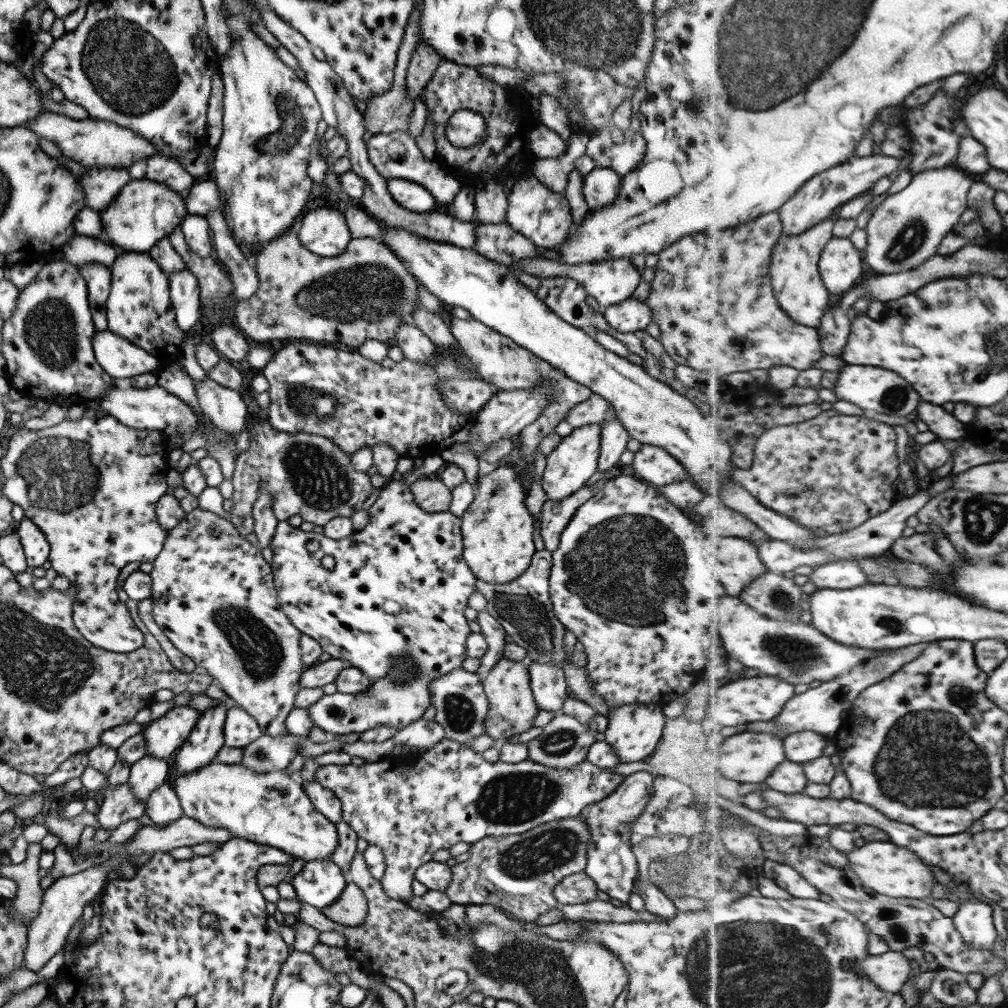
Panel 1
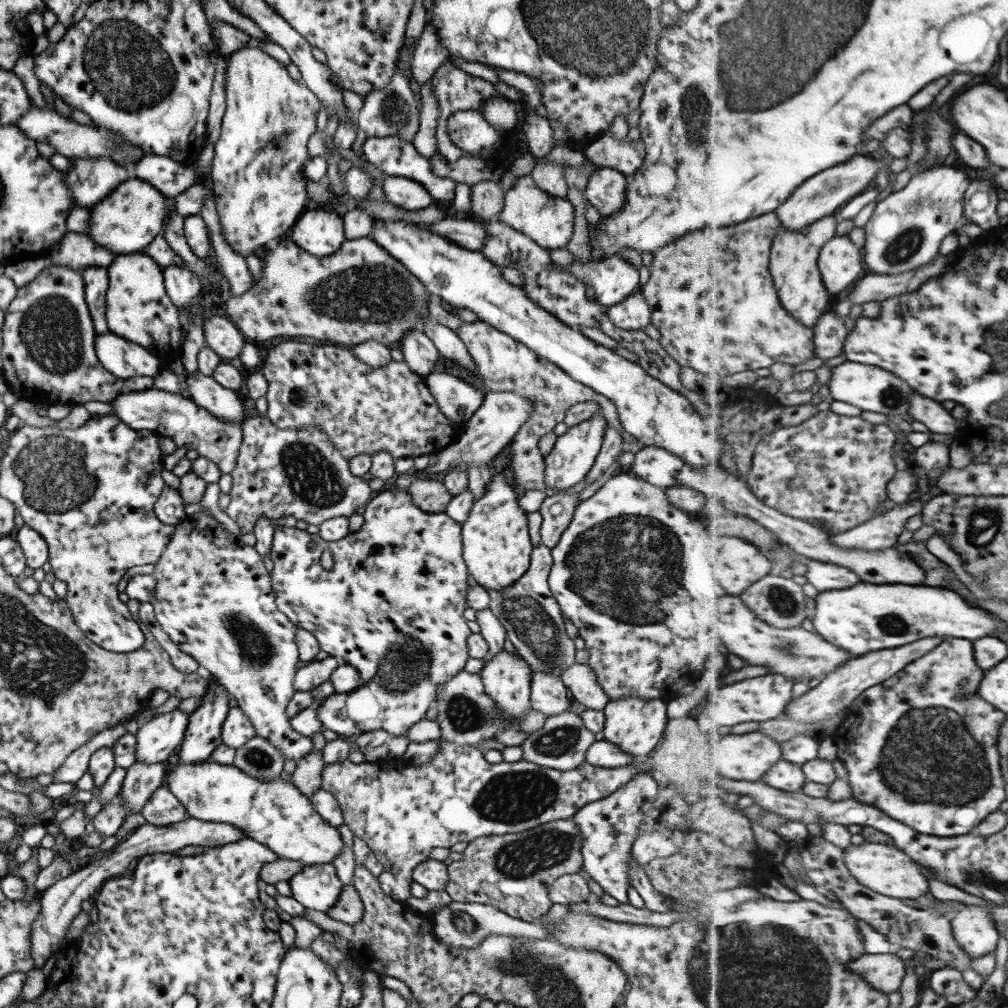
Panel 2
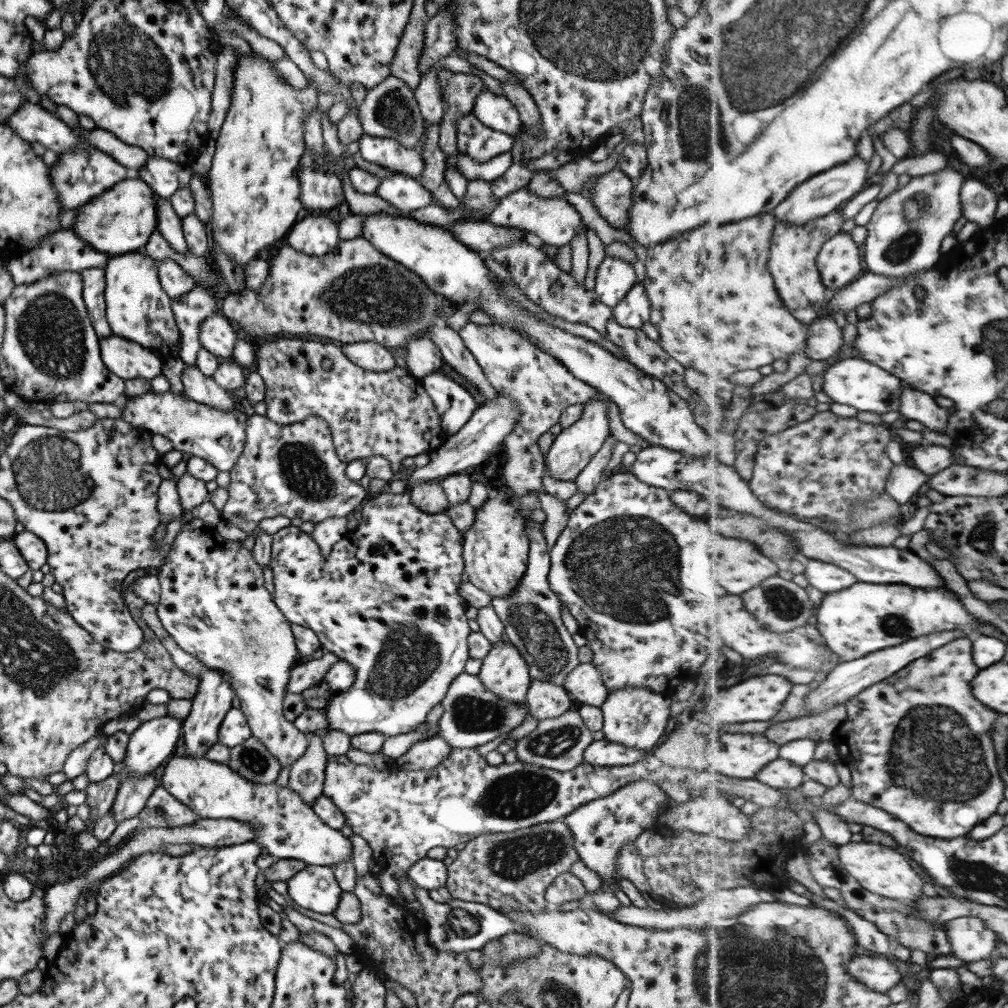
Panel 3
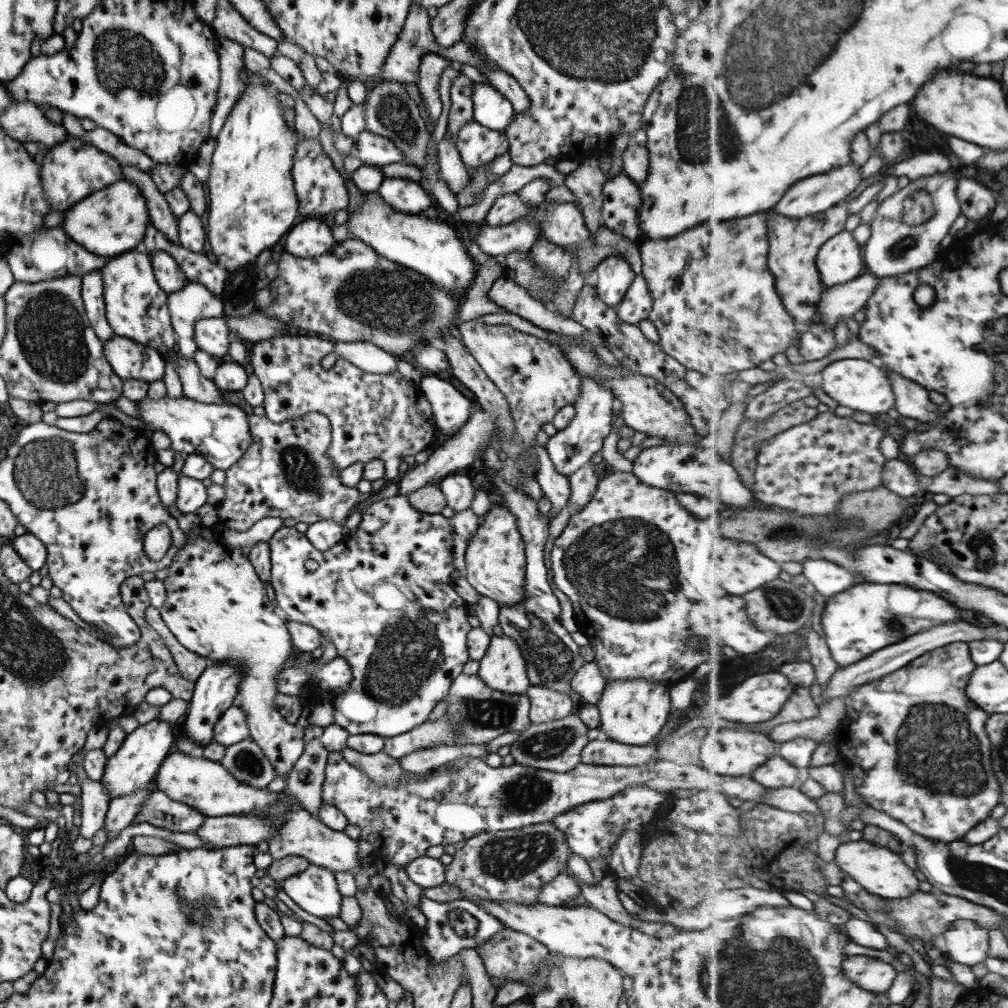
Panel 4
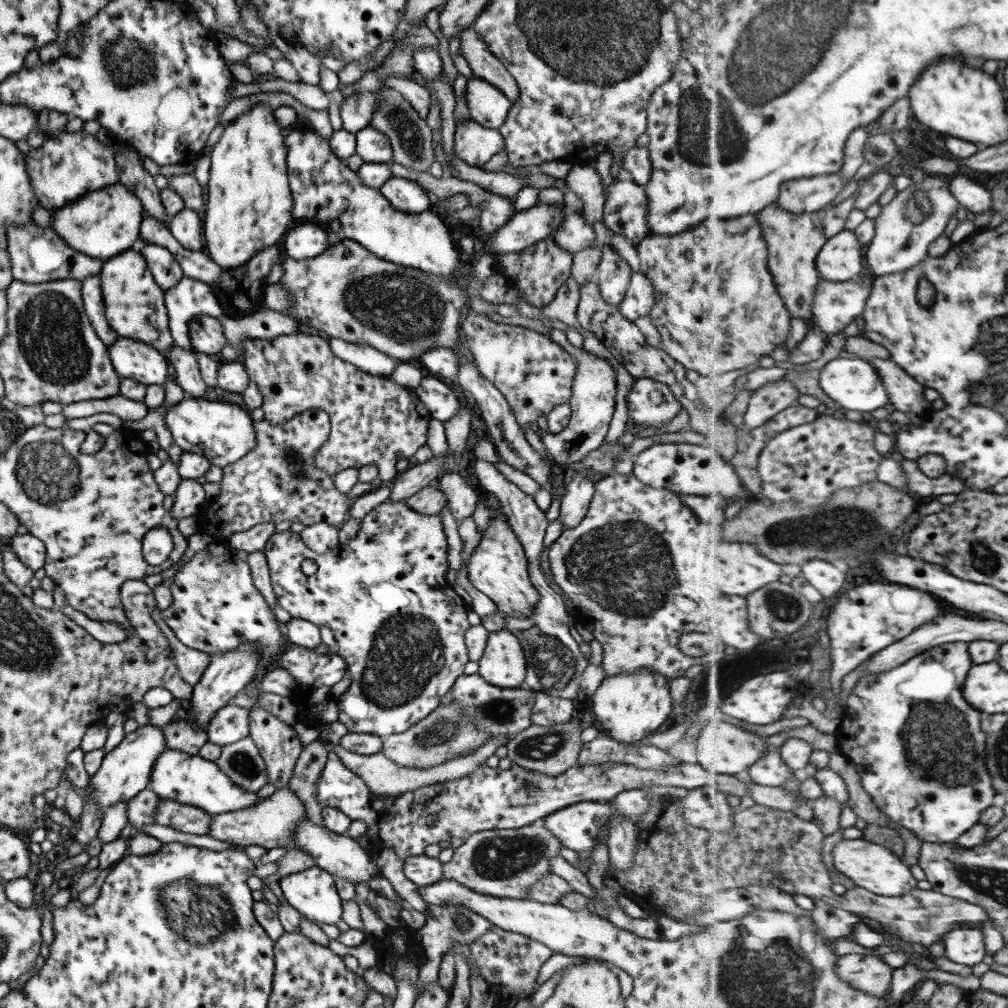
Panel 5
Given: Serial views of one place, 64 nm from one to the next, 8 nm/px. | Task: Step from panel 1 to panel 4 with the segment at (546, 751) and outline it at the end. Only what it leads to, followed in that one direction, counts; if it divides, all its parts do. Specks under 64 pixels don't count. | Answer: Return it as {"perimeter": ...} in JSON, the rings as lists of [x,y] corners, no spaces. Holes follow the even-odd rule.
{"perimeter":[[[570,713],[551,722],[531,723],[529,728],[523,729],[517,739],[509,744],[508,754],[517,764],[551,772],[567,772],[580,763],[581,749],[589,741],[587,731],[587,726],[577,717],[576,713]]]}

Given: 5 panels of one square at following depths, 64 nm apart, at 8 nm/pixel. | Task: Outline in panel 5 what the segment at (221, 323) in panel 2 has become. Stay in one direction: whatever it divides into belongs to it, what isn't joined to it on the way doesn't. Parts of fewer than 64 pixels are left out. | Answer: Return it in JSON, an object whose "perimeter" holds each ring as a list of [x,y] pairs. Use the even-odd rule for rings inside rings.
{"perimeter":[[[205,314],[193,316],[187,326],[187,336],[194,352],[217,354],[226,345],[221,325],[216,318]]]}

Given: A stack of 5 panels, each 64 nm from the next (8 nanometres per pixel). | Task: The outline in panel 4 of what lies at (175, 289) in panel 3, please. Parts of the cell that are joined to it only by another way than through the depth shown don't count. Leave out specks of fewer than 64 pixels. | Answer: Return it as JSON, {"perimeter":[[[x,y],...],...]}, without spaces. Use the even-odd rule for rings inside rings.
{"perimeter":[[[153,251],[149,257],[155,280],[167,294],[182,289],[189,281],[175,259],[165,251]]]}

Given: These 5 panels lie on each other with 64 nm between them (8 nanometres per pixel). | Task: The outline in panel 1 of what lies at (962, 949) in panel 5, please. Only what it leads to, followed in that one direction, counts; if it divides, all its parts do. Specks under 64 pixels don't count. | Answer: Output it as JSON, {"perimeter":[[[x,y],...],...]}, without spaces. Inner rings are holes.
{"perimeter":[[[975,899],[959,901],[958,911],[953,915],[956,929],[971,948],[991,950],[997,942],[997,928],[993,922],[993,908]]]}

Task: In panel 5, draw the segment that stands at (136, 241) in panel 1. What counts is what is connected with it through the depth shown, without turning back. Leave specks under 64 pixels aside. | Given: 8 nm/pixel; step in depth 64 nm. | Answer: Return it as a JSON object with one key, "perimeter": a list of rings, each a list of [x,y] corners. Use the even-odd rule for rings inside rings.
{"perimeter":[[[117,182],[111,186],[89,192],[87,195],[83,195],[73,202],[69,201],[67,204],[61,205],[59,208],[51,211],[49,227],[56,232],[59,238],[63,238],[63,242],[69,248],[74,248],[77,252],[86,254],[91,258],[106,261],[109,257],[129,249],[133,241],[139,238],[138,228],[142,219],[142,212],[143,208],[140,200]]]}

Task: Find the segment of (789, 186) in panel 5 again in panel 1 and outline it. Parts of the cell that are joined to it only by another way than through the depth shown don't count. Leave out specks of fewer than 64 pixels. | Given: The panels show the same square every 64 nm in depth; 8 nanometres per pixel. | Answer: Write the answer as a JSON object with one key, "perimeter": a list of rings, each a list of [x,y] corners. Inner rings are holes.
{"perimeter":[[[881,153],[866,157],[854,156],[851,160],[836,166],[836,168],[821,172],[821,175],[810,179],[803,188],[796,192],[791,200],[788,200],[780,208],[780,217],[784,226],[783,234],[793,236],[807,232],[810,228],[817,226],[831,216],[835,208],[842,207],[852,198],[869,192],[877,180],[893,174],[899,166],[901,166],[900,158]]]}

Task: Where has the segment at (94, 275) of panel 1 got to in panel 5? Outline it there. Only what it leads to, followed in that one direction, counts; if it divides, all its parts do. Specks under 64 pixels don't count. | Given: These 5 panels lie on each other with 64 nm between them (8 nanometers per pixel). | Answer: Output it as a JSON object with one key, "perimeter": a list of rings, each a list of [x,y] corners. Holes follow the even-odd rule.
{"perimeter":[[[88,276],[80,281],[80,297],[82,298],[85,315],[99,337],[99,340],[107,347],[115,342],[119,336],[107,324],[104,316],[104,302],[100,291],[98,276]]]}

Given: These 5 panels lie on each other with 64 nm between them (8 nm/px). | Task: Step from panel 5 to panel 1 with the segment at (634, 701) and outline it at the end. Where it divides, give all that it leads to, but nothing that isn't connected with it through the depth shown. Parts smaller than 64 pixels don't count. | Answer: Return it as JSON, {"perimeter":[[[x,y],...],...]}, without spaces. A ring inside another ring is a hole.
{"perimeter":[[[656,703],[622,704],[615,708],[608,708],[607,725],[604,731],[605,741],[620,758],[620,762],[637,762],[649,758],[653,753],[663,728],[662,707]]]}

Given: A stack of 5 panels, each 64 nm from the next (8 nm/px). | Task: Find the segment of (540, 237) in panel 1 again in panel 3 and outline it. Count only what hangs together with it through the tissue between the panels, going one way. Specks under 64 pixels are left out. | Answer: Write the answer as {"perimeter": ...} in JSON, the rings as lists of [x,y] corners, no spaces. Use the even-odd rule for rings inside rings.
{"perimeter":[[[523,186],[500,198],[484,221],[498,227],[513,227],[525,231],[528,237],[538,244],[557,248],[570,244],[573,237],[582,228],[581,217],[579,217],[577,210],[564,198],[539,198],[530,194],[526,187]]]}

